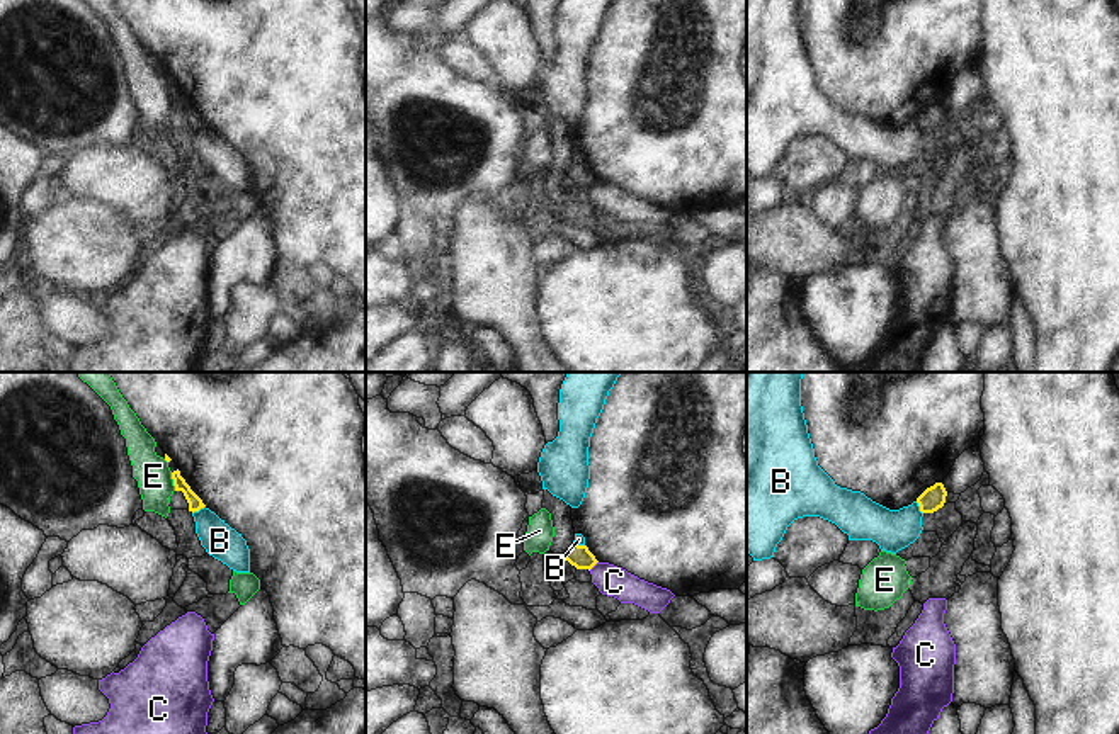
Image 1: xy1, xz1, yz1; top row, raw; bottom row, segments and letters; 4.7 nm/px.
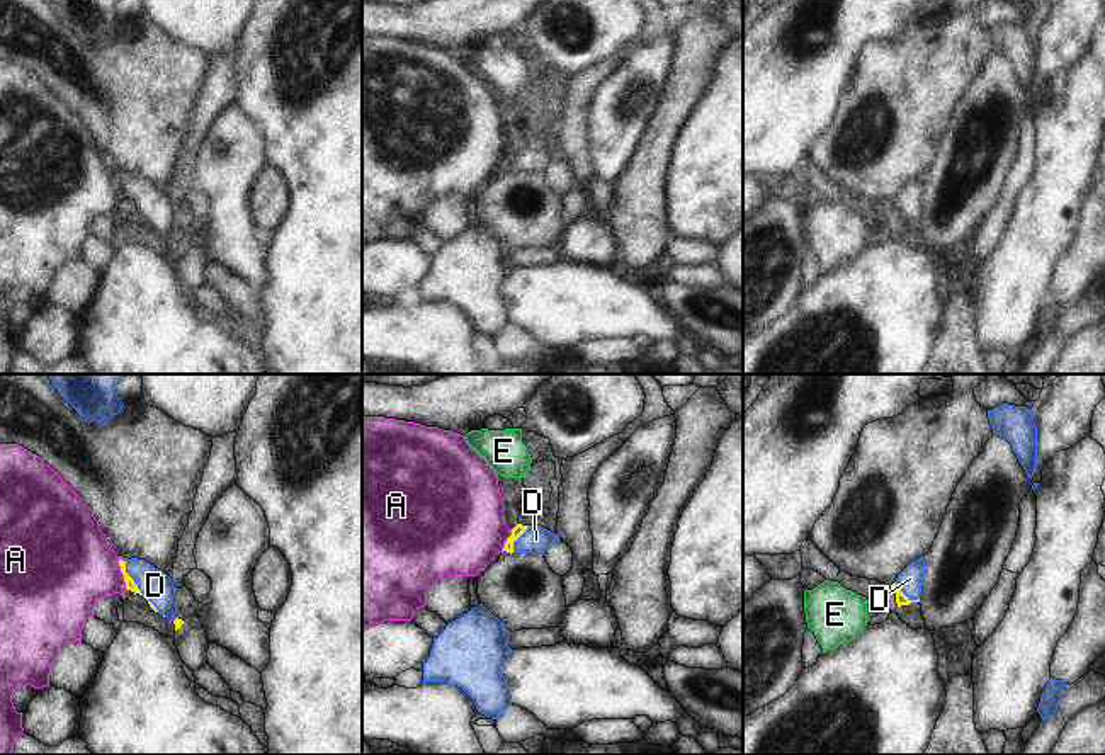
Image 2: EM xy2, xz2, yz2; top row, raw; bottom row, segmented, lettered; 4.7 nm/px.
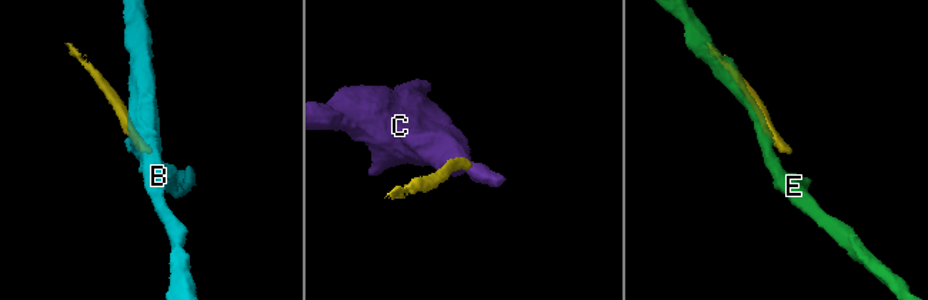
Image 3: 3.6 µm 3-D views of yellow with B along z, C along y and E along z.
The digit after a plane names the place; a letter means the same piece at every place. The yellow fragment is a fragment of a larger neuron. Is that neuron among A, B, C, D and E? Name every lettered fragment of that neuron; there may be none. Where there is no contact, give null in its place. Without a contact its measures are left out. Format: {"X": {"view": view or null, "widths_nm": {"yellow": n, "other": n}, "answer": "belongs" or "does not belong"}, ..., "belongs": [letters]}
{"A": {"view": "xy2", "widths_nm": {"yellow": 50, "other": 420}, "answer": "does not belong"}, "B": {"view": "xy1", "widths_nm": {"yellow": 70, "other": 160}, "answer": "does not belong"}, "C": {"view": "xz1", "widths_nm": {"yellow": 110, "other": 140}, "answer": "does not belong"}, "D": {"view": "xy2", "widths_nm": {"yellow": 50, "other": 150}, "answer": "belongs"}, "E": {"view": "xy1", "widths_nm": {"yellow": 70, "other": 170}, "answer": "does not belong"}, "belongs": ["D"]}

